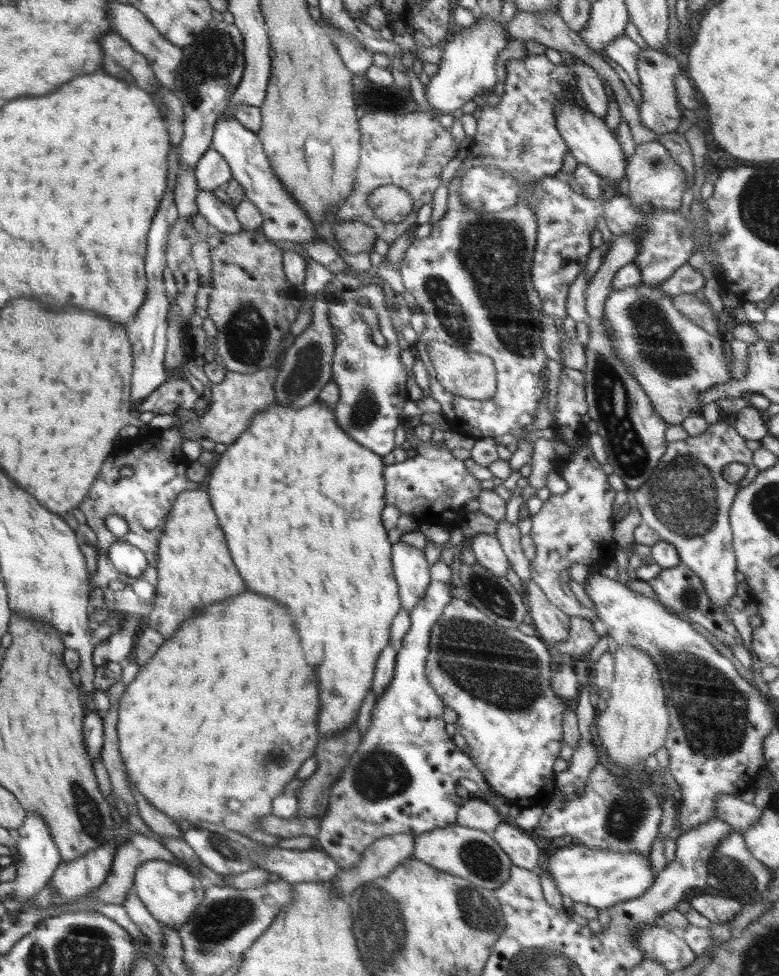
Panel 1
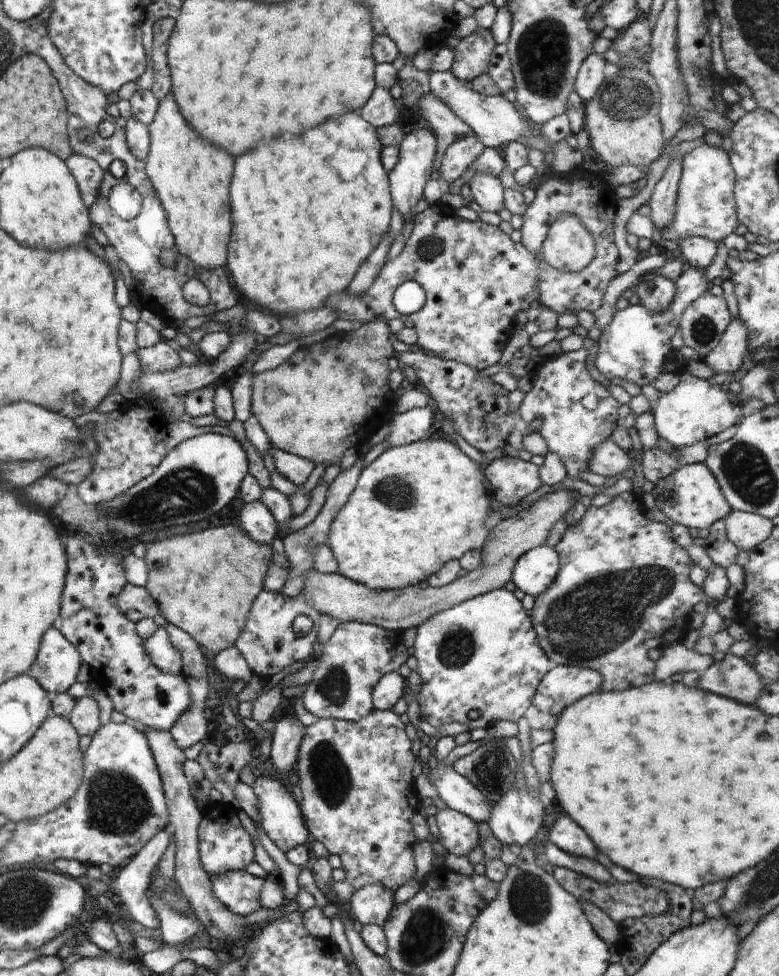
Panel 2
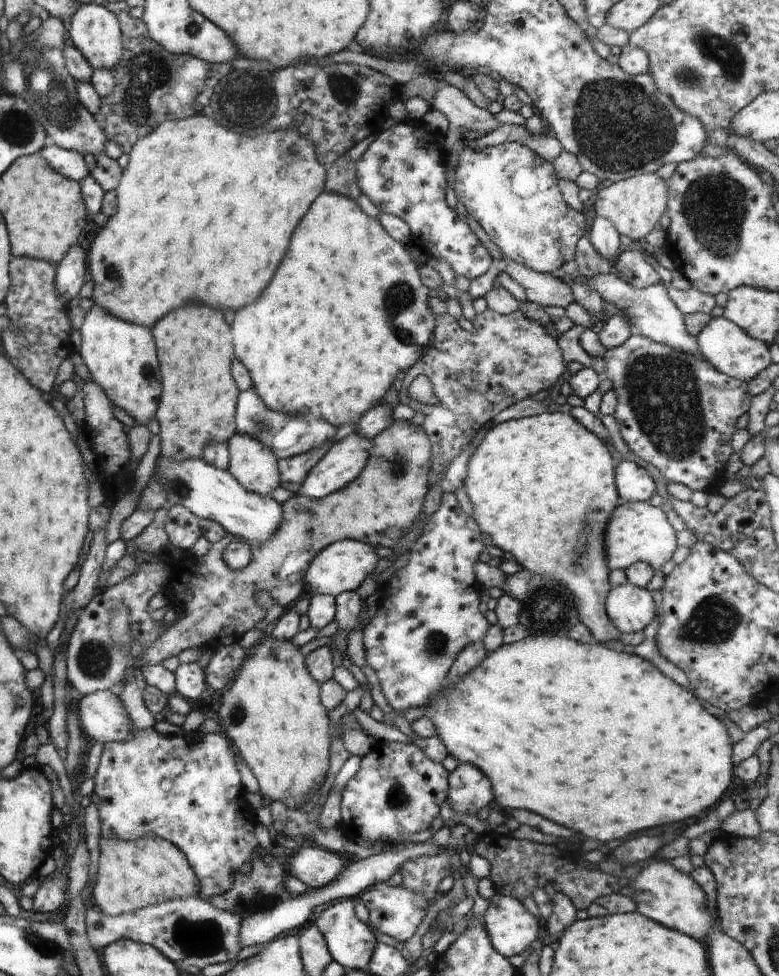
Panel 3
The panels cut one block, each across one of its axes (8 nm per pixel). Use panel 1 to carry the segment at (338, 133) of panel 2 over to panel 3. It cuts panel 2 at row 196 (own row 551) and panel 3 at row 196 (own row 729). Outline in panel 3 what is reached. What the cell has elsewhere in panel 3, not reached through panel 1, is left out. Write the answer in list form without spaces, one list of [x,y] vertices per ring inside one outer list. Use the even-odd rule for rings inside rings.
[[[326,190],[316,197],[308,214],[300,220],[298,232],[292,236],[290,250],[286,252],[286,256],[284,256],[280,268],[276,270],[272,282],[268,284],[268,288],[262,292],[262,296],[254,304],[238,310],[234,316],[234,322],[232,322],[234,356],[248,368],[254,388],[256,388],[254,392],[260,396],[260,400],[272,412],[282,412],[282,414],[288,412],[288,414],[298,416],[298,414],[304,414],[304,410],[308,410],[308,414],[312,418],[322,416],[324,420],[330,420],[330,424],[336,428],[346,426],[350,422],[354,422],[356,425],[366,412],[383,400],[388,390],[395,389],[402,375],[418,362],[418,356],[422,350],[418,346],[428,346],[434,340],[435,315],[432,314],[430,305],[428,305],[428,300],[431,298],[430,290],[422,284],[418,266],[414,264],[414,260],[410,258],[407,250],[406,245],[394,240],[384,230],[377,218],[366,215],[355,200]]]

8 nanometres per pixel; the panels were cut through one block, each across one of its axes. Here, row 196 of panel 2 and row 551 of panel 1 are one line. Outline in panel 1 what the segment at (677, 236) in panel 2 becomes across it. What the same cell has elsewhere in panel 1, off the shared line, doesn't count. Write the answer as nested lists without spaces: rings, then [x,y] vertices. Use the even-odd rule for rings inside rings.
[[[724,421],[709,424],[700,436],[668,441],[661,461],[653,470],[654,474],[634,492],[642,523],[676,548],[680,562],[702,579],[711,603],[720,610],[728,611],[732,610],[730,602],[736,594],[737,584],[729,510],[739,488],[747,487],[759,471],[753,463],[753,450],[746,447],[745,441],[736,433],[731,422]],[[731,462],[741,462],[747,468],[738,485],[722,477],[724,466]]]

